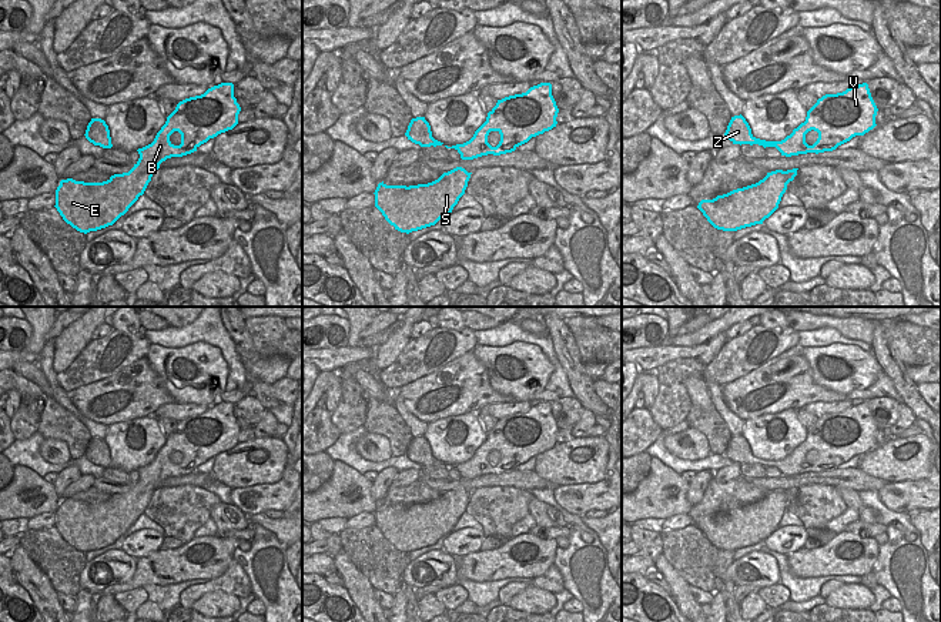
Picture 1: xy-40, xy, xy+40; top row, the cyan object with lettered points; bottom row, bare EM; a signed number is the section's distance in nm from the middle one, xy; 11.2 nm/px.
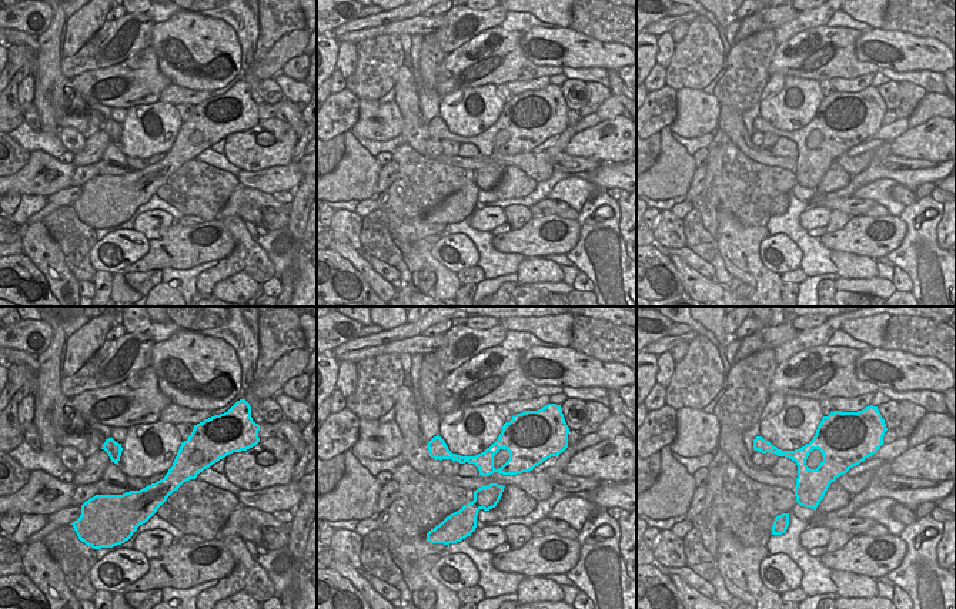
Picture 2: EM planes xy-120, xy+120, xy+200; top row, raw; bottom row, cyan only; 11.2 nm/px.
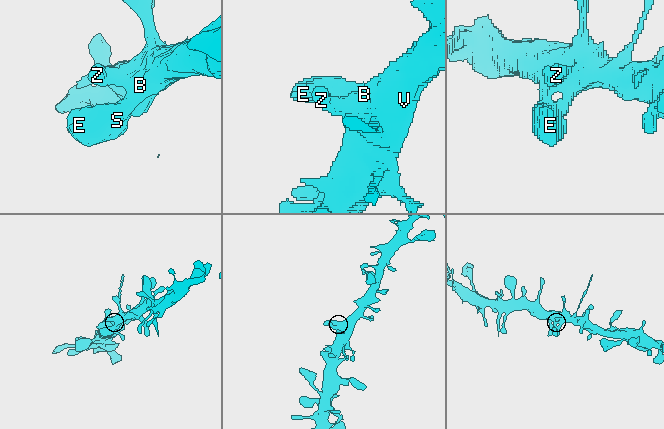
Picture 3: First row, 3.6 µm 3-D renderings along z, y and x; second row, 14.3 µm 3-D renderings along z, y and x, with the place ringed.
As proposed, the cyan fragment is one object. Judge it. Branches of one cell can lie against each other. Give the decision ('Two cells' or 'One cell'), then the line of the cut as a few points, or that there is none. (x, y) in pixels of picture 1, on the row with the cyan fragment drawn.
One cell. No split.

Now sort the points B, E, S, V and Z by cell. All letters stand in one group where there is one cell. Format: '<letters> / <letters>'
B E S V Z

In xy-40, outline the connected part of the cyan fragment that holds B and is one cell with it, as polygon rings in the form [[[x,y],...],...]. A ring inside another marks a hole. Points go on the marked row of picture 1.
[[[232,83],[180,101],[154,141],[137,150],[140,158],[128,173],[103,183],[61,180],[54,207],[67,224],[84,234],[113,225],[144,194],[163,161],[191,154],[210,138],[232,130],[240,111]],[[174,131],[181,134],[180,146],[170,141]]]

